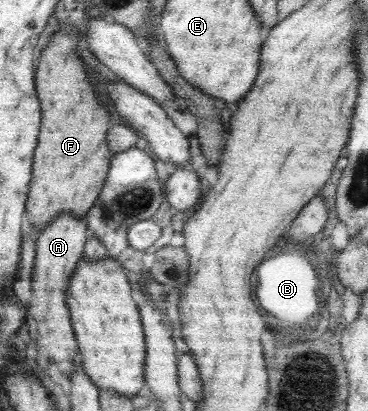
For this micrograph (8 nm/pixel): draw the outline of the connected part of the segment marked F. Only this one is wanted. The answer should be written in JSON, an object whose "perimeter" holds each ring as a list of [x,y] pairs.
{"perimeter":[[[66,26],[53,34],[47,48],[44,47],[41,51],[37,68],[34,70],[34,91],[40,106],[40,127],[36,147],[31,155],[31,174],[24,210],[30,224],[41,230],[62,212],[81,217],[87,214],[96,203],[112,155],[105,142],[109,113],[103,102],[95,99],[97,92],[89,85],[82,58],[76,53],[76,40],[79,38],[77,32],[81,31],[79,28]]]}

